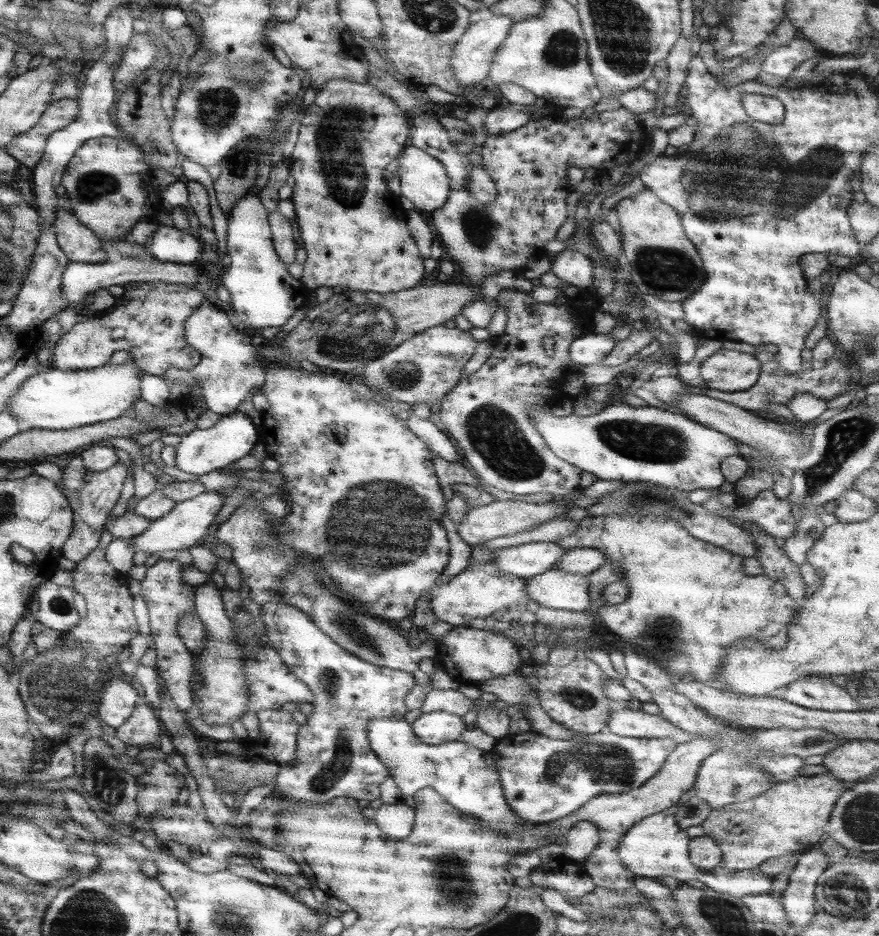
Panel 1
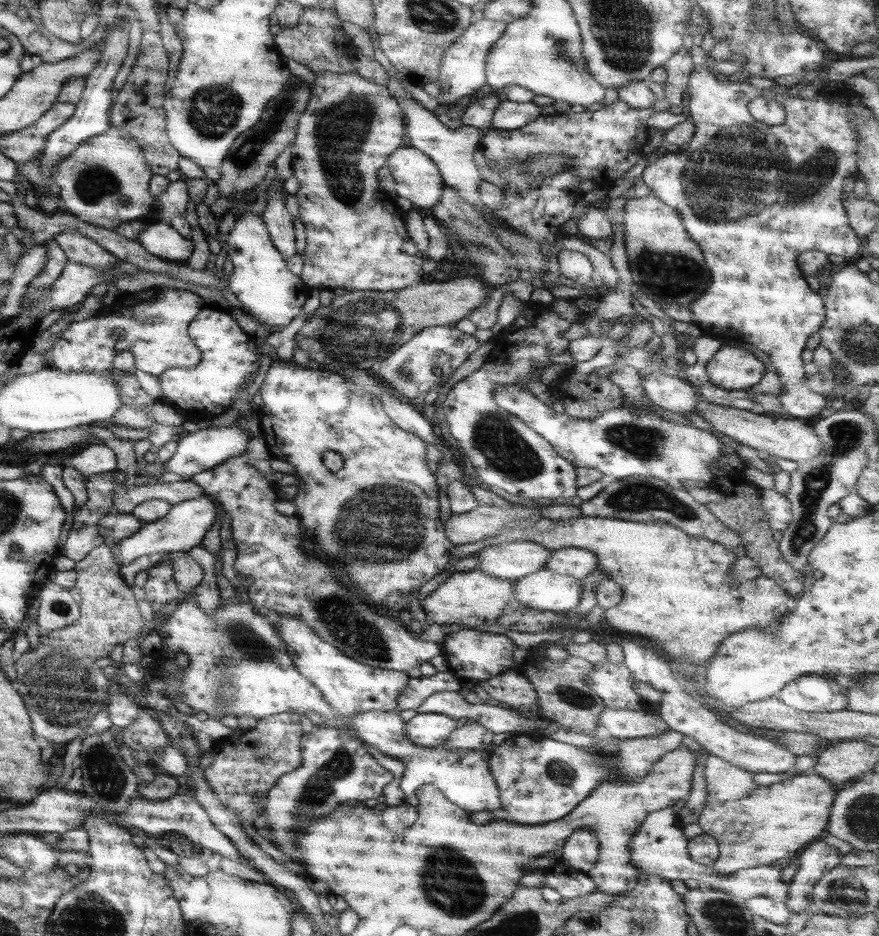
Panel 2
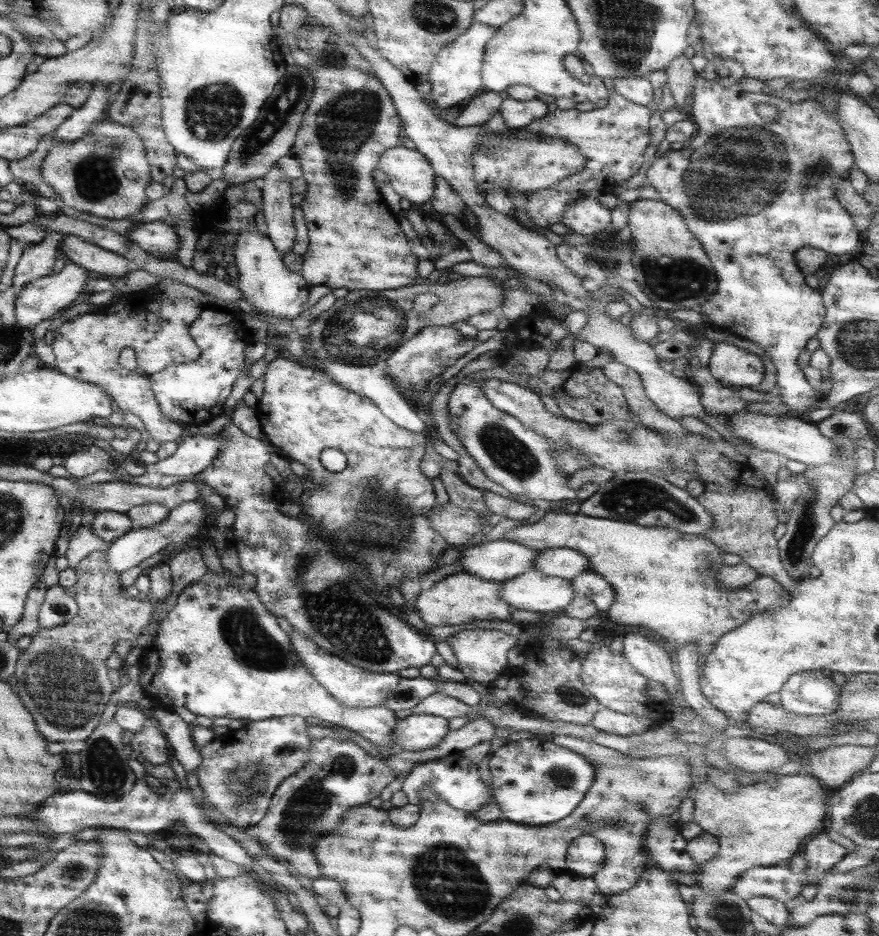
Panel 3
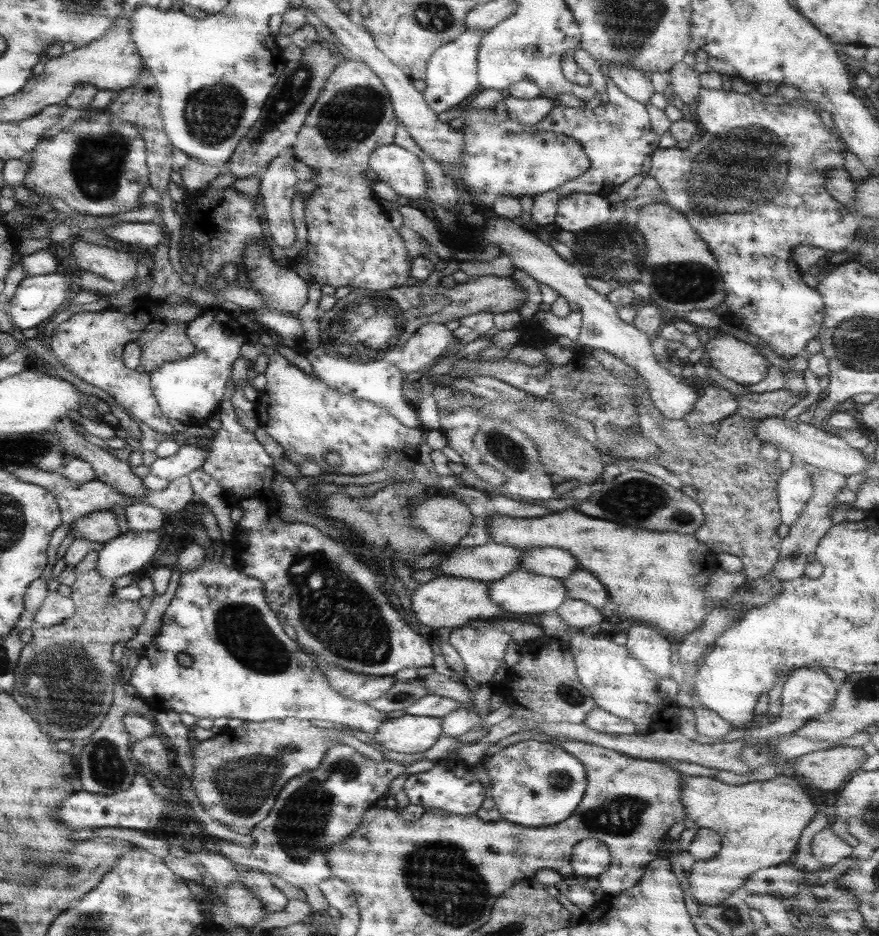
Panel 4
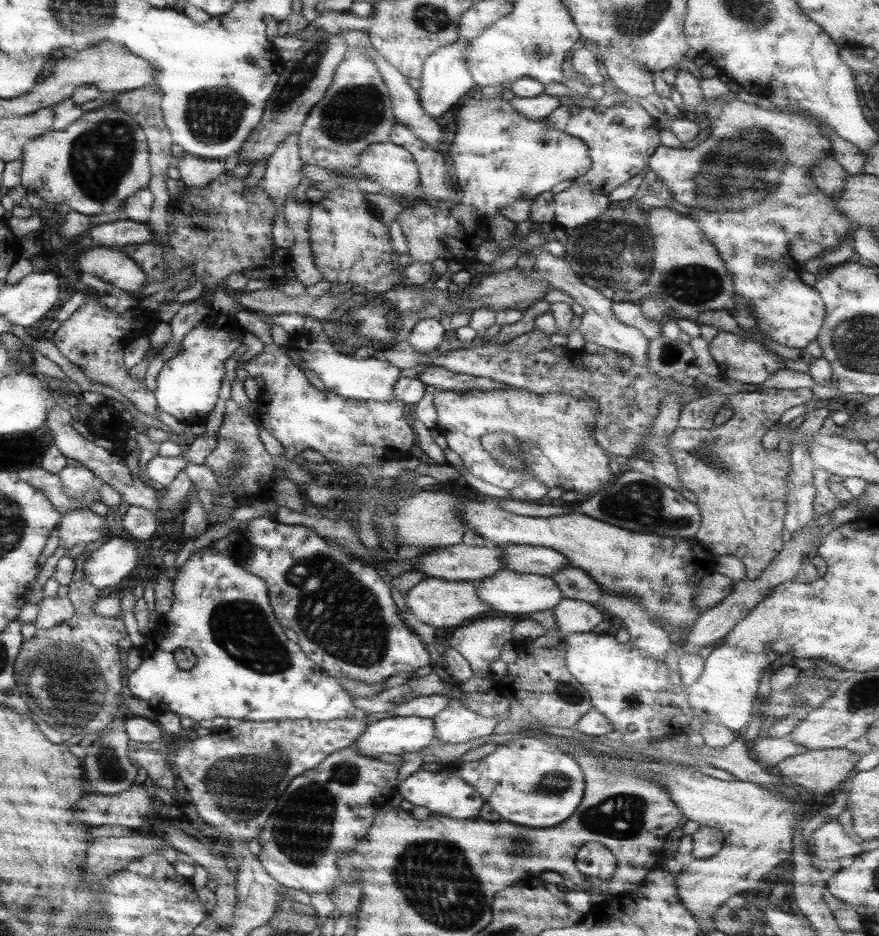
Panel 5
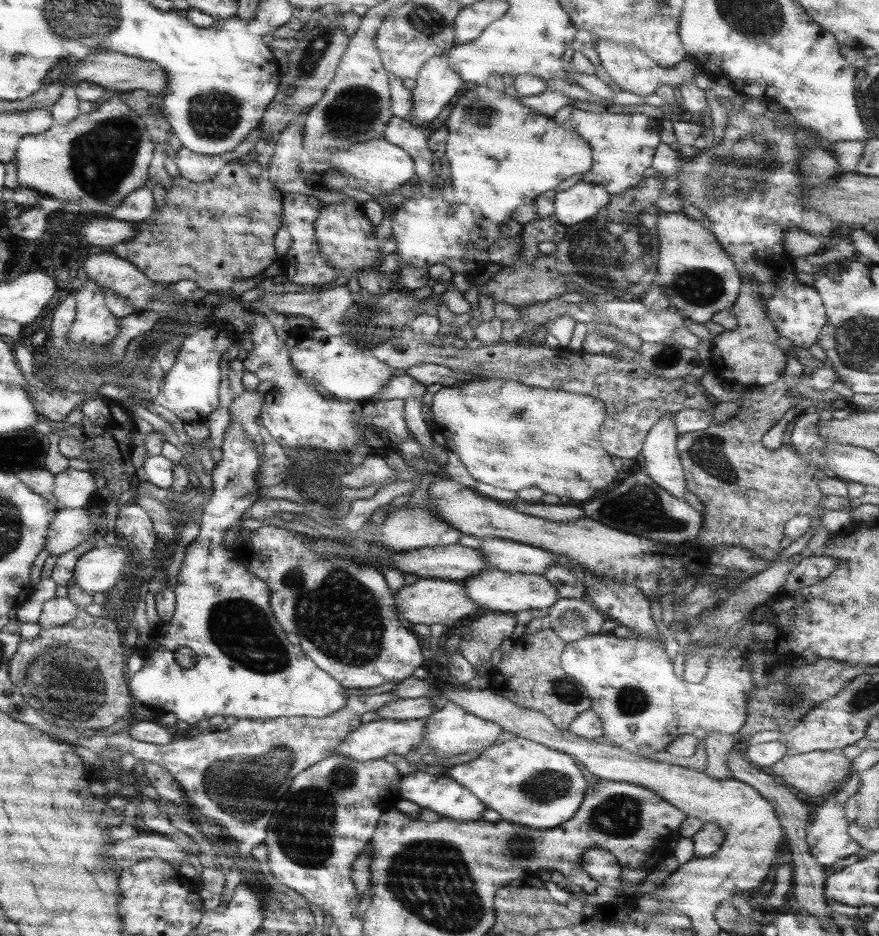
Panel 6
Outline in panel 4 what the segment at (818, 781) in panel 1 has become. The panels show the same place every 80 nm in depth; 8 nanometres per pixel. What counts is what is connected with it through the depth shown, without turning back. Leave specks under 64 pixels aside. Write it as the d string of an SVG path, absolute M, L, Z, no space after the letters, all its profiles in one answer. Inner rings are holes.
M786 773L766 781L753 781L739 785L729 785L712 777L682 775L680 803L684 806L685 817L693 821L697 828L707 828L720 836L720 849L704 862L693 863L685 877L684 888L691 890L691 896L698 905L715 906L744 883L756 870L776 867L796 852L797 838L803 828L818 812L805 791L805 784L791 778Z

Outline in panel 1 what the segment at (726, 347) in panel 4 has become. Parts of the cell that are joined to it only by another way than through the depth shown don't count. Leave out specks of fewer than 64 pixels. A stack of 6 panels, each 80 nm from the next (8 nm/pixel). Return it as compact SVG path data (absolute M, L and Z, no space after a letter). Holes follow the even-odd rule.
M720 348L699 364L698 371L709 390L733 393L753 386L759 369L754 355Z

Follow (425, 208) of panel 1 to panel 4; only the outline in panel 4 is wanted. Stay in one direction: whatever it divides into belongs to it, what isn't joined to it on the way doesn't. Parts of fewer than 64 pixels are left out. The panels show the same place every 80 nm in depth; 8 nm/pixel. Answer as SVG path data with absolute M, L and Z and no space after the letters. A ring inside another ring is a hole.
M389 144L372 150L368 168L375 172L378 182L399 196L417 200L425 195L421 161L403 147Z

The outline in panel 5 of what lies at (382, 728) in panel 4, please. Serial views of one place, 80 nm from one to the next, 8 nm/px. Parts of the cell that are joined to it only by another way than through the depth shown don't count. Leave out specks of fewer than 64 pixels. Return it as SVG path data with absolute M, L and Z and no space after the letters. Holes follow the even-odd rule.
M392 716L366 725L351 746L361 756L378 754L402 755L419 752L436 741L433 721L418 716Z

